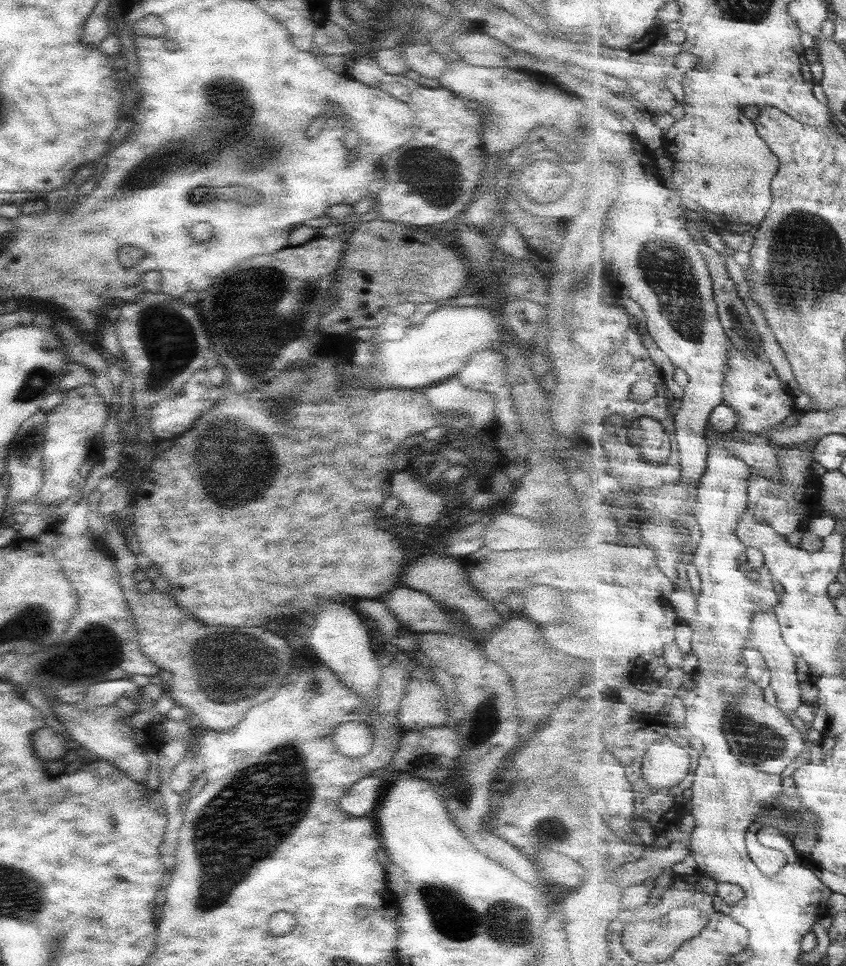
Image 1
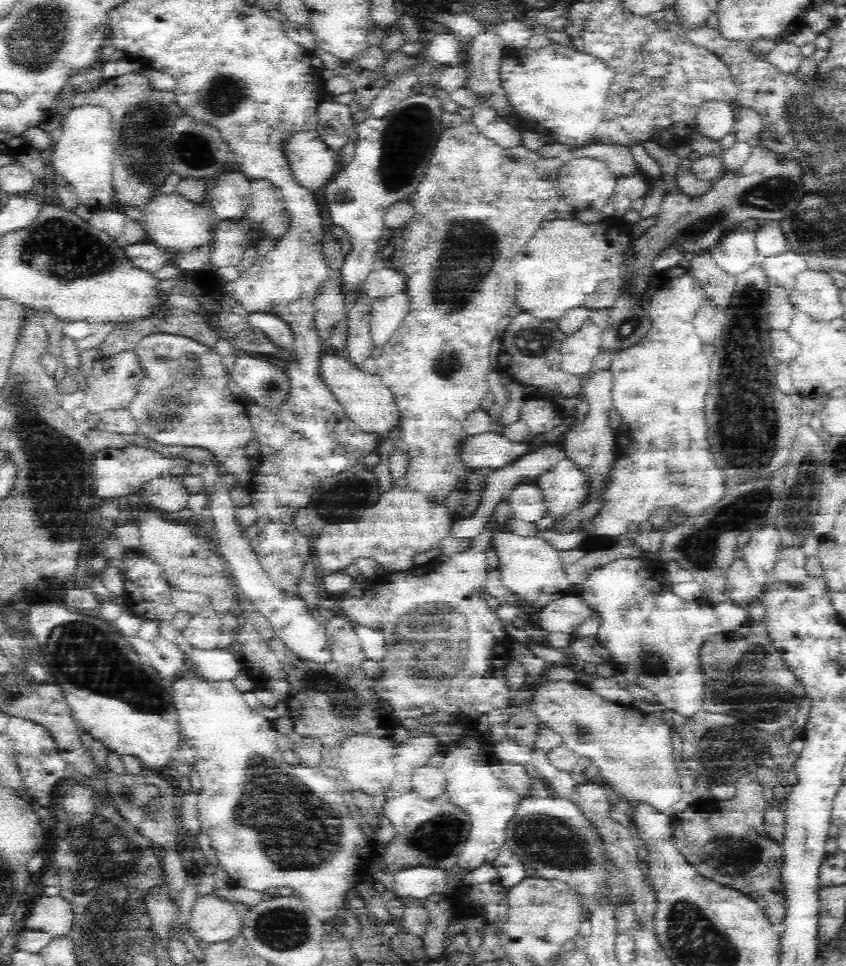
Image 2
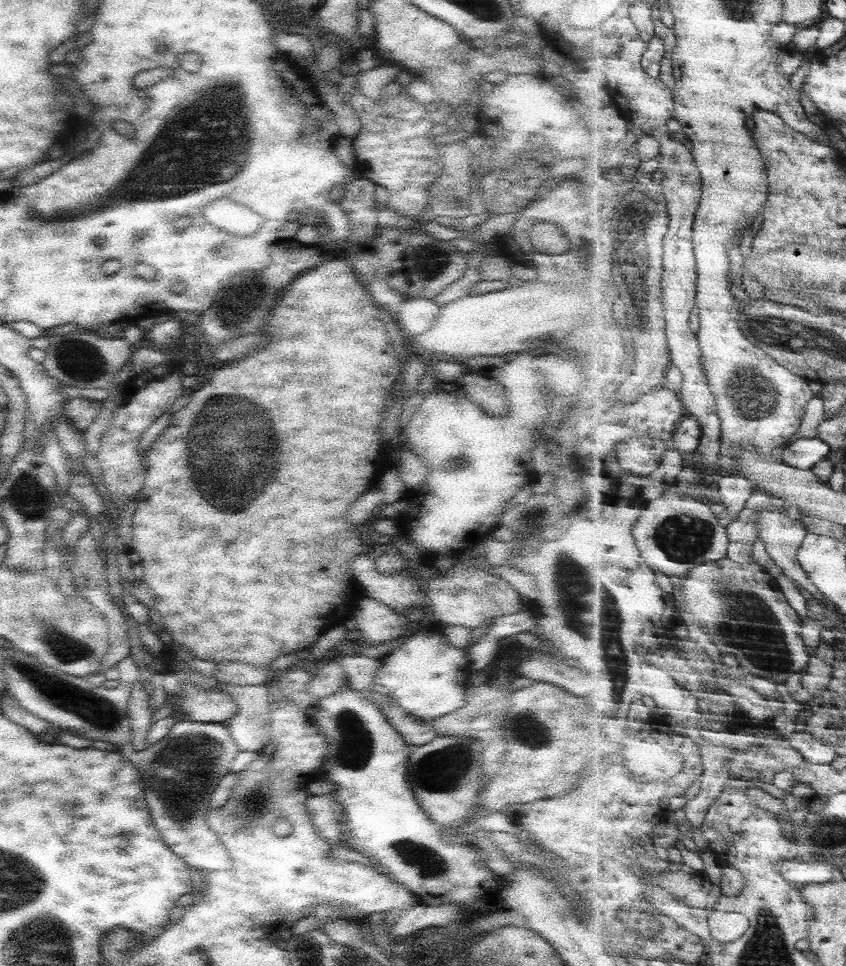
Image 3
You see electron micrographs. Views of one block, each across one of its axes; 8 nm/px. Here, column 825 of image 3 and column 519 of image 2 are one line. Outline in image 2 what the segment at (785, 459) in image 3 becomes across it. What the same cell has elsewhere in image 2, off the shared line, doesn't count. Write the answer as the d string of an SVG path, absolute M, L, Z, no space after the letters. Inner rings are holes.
M488 431L466 437L461 446L460 456L464 467L474 469L502 469L531 452L528 441L512 442L506 435Z

